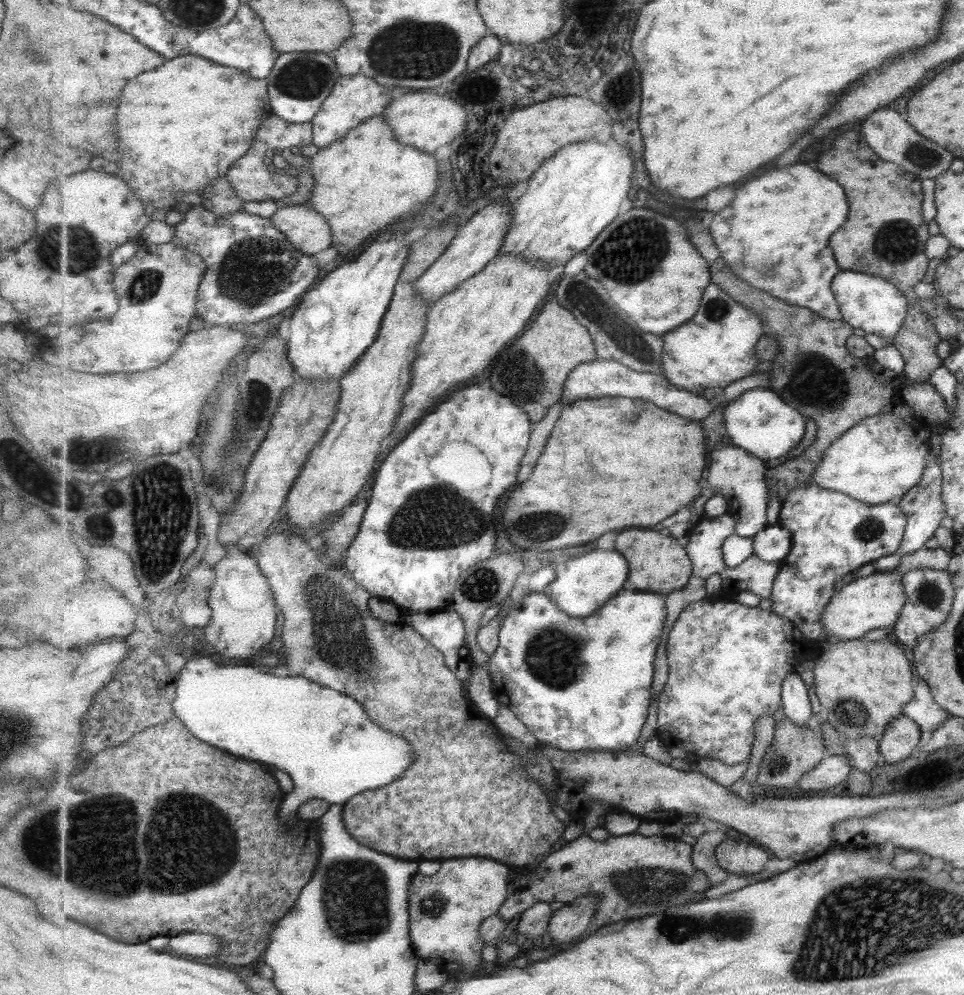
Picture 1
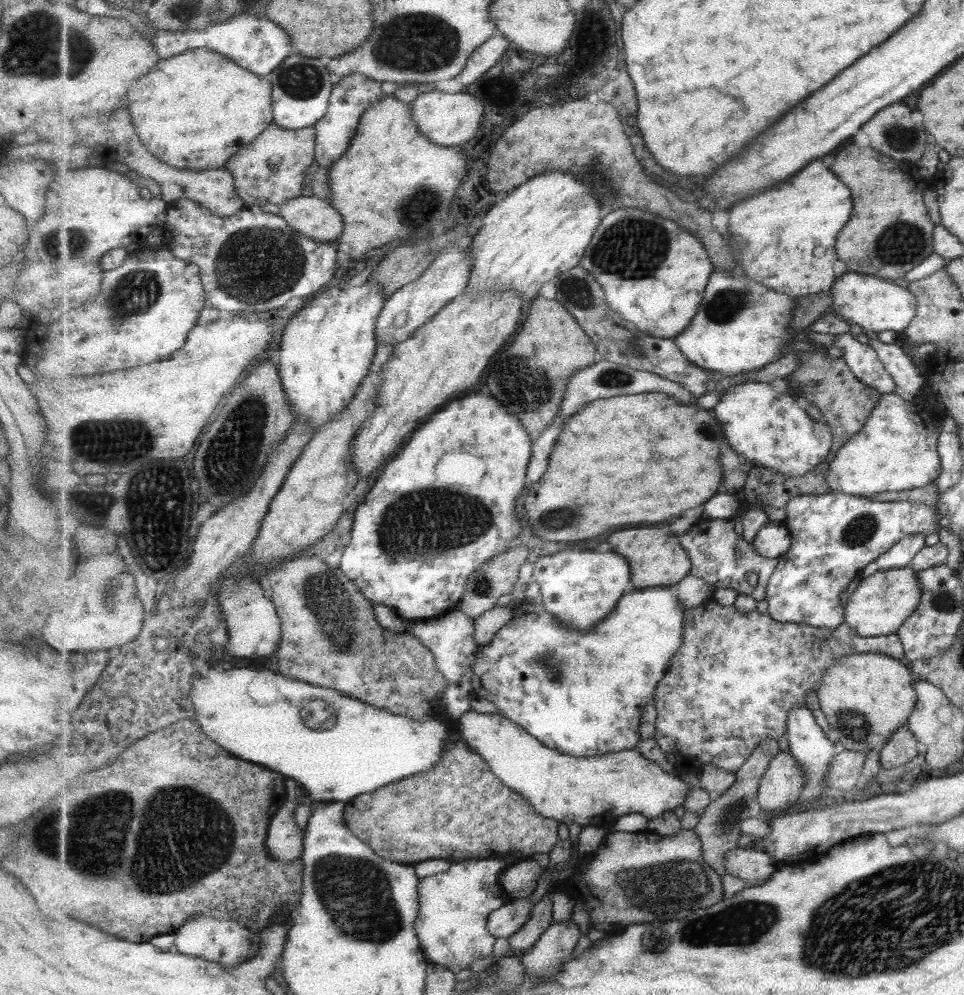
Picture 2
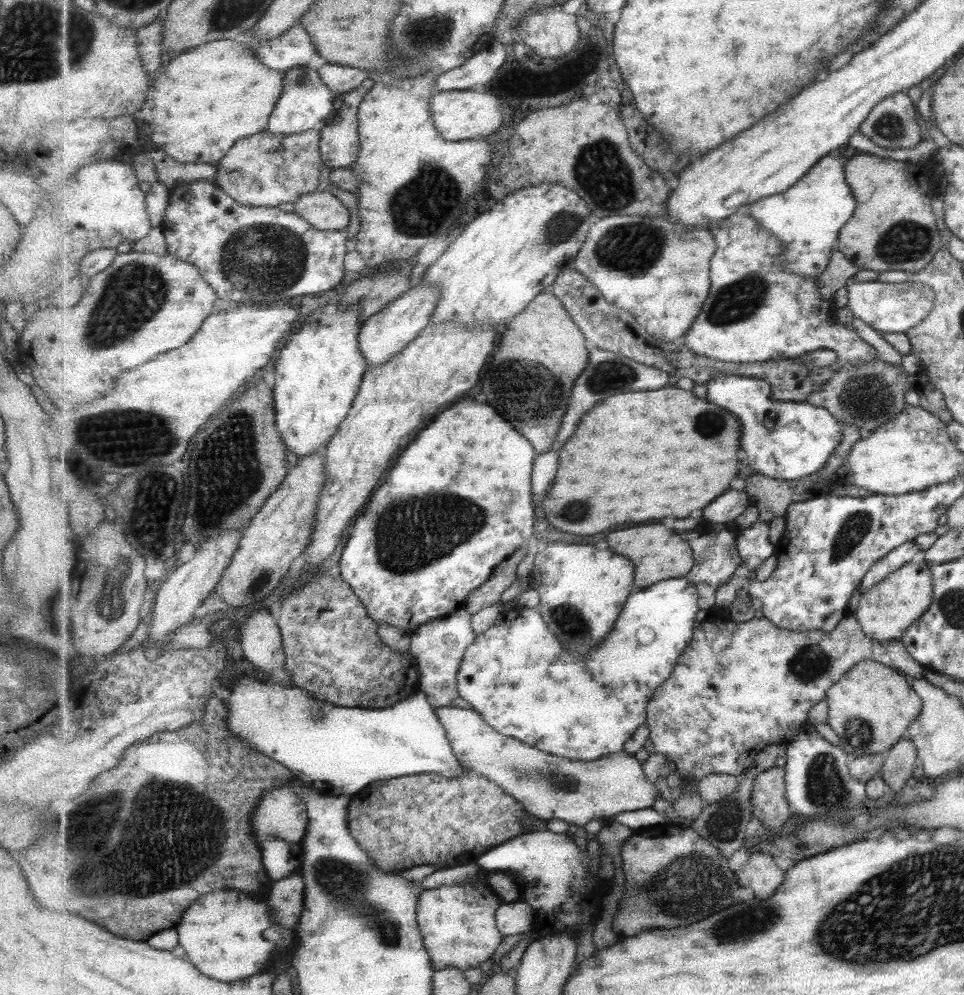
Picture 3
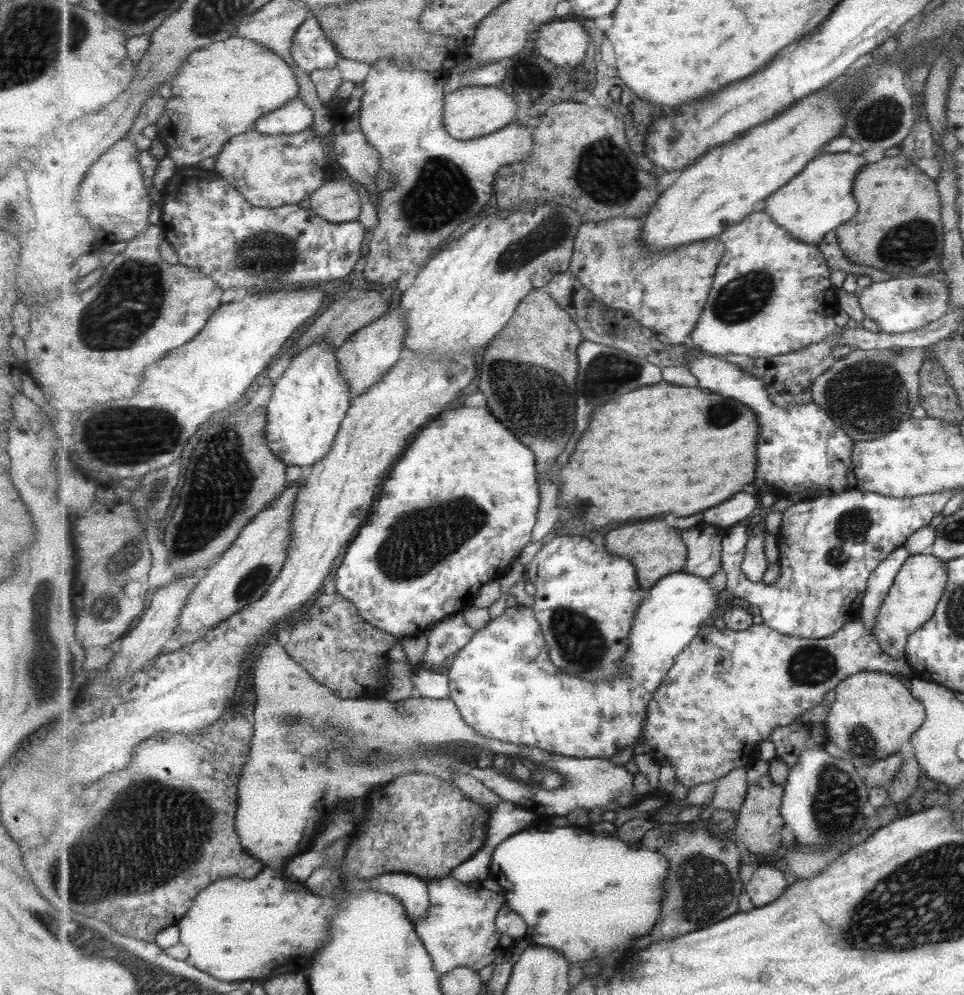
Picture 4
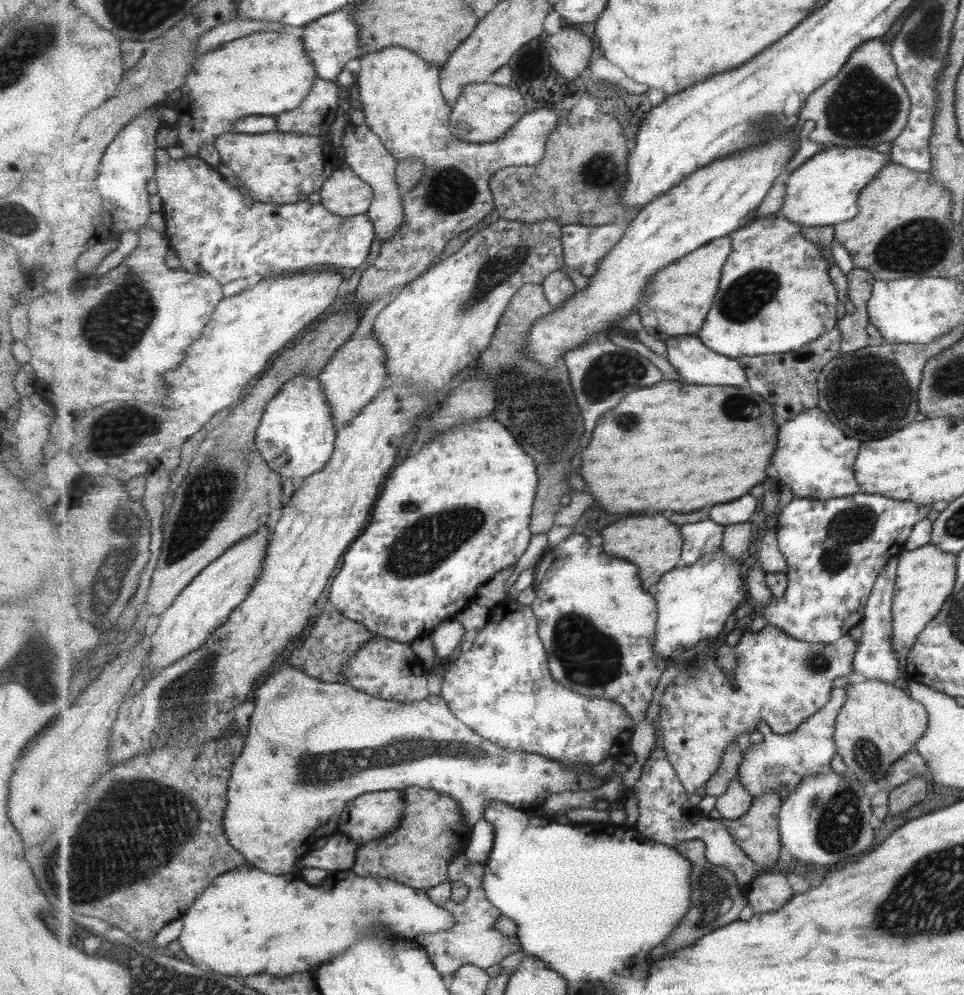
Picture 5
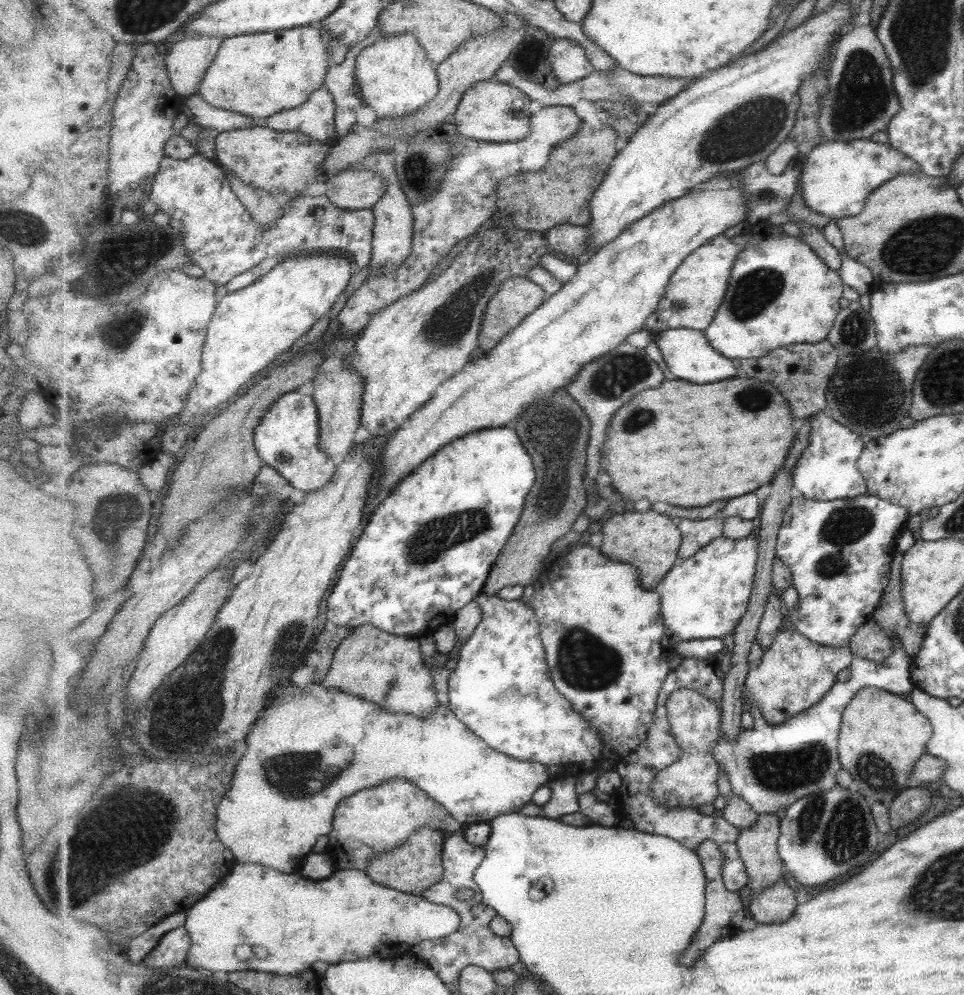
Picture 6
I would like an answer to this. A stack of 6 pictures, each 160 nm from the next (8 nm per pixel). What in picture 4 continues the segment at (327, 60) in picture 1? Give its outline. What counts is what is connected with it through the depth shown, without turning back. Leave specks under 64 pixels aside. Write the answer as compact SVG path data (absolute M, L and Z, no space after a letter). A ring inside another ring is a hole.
M301 98L294 99L285 107L263 115L255 123L255 131L263 135L291 135L311 129L313 112L305 106Z

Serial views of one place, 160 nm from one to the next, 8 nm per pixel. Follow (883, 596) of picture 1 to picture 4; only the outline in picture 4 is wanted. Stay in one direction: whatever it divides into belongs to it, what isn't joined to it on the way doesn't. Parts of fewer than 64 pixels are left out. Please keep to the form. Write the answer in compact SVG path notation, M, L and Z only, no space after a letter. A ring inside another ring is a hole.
M930 554L911 555L899 568L893 586L883 599L871 634L879 648L889 656L902 658L911 634L921 628L934 615L938 602L945 594L947 572L945 564Z

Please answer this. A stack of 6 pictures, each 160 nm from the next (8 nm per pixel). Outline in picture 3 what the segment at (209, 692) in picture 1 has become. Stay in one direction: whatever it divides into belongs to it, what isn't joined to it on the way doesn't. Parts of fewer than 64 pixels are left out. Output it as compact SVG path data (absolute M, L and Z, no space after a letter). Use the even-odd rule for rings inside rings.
M245 678L241 680L241 684L235 684L226 700L230 708L230 729L242 741L249 743L251 748L279 760L305 782L325 782L339 788L345 786L347 790L343 790L343 794L356 795L364 789L363 786L369 786L375 780L389 780L421 772L435 772L447 778L459 778L466 771L458 756L455 756L447 729L443 728L437 709L428 694L420 690L414 692L409 699L393 706L369 709L335 705L326 700L319 700L309 691L298 687L285 686L283 683L275 683L277 686L273 686L269 680L257 682ZM318 710L323 713L323 717L316 717L315 712ZM273 836L262 847L266 871L273 882L301 872L304 863L302 843L287 842Z

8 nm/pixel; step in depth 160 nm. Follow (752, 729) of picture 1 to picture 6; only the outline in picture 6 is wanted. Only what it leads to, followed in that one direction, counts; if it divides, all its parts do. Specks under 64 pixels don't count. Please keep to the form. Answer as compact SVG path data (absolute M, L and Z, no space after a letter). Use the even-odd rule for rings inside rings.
M783 628L776 634L770 649L762 649L760 664L750 669L744 697L750 706L757 703L767 722L772 725L785 723L818 703L834 688L839 672L849 668L855 659L849 646L837 648L822 645L795 628ZM681 688L670 694L666 701L668 719L678 744L684 750L680 760L660 771L652 786L653 798L660 804L671 804L682 810L696 810L703 804L714 804L719 797L720 764L714 757L714 746L723 734L722 709L699 691Z

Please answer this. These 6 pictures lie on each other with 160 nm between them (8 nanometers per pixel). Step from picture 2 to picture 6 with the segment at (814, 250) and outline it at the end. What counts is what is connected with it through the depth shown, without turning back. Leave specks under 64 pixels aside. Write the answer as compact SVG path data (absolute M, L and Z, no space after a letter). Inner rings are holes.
M867 140L822 142L807 157L802 169L805 202L811 210L828 218L842 219L863 213L867 195L902 174L918 172L919 165L888 144Z

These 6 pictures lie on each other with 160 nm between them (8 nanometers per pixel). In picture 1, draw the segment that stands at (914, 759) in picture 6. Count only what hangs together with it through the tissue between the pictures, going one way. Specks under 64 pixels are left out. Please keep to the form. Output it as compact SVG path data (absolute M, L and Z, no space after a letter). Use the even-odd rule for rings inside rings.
M887 639L879 641L833 641L825 643L819 657L814 659L814 687L823 708L822 717L839 732L841 738L859 740L863 737L874 738L876 741L888 727L888 724L902 715L902 708L914 698L911 688L911 666L903 652Z

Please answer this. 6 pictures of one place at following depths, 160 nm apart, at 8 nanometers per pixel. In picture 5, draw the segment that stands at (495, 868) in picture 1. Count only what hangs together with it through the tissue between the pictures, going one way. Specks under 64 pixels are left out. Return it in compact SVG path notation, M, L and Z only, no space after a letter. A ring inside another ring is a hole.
M459 851L458 855L451 861L448 882L441 883L427 892L435 904L451 911L456 918L456 925L451 930L435 934L425 933L415 939L420 946L426 949L438 971L446 978L452 977L465 965L475 965L487 970L501 964L507 956L523 950L517 936L509 936L499 932L499 929L496 928L501 912L490 901L484 888L486 867L483 863L471 863L466 851ZM450 880L463 882L469 888L468 896L464 900L457 902L451 900L453 884L449 883Z

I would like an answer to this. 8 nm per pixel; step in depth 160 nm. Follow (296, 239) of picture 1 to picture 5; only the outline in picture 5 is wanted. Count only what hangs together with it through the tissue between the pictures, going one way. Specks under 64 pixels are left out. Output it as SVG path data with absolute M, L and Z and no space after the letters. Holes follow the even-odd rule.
M349 167L330 172L320 194L320 204L343 217L368 214L375 198L374 188Z

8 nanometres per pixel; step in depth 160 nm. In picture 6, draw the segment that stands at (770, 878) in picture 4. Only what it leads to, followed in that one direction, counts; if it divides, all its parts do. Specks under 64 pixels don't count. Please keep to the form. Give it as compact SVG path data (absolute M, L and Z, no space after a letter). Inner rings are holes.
M782 881L752 896L748 908L758 924L783 924L783 920L795 914L799 905L796 891Z

